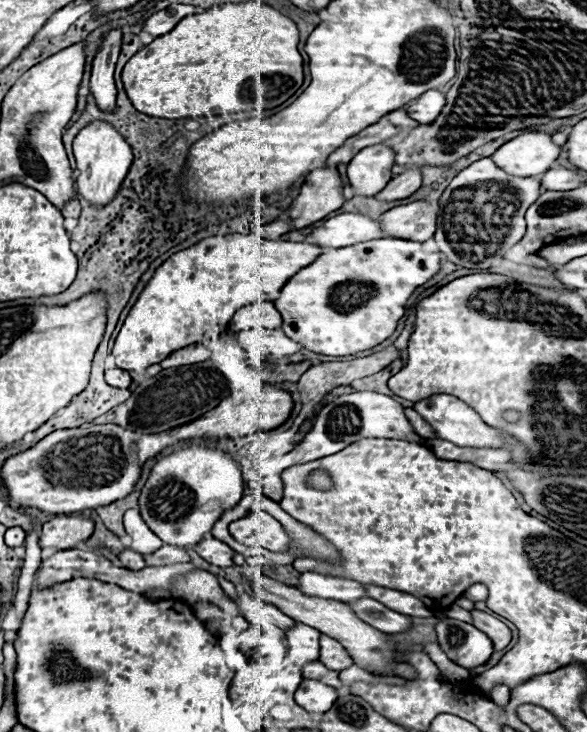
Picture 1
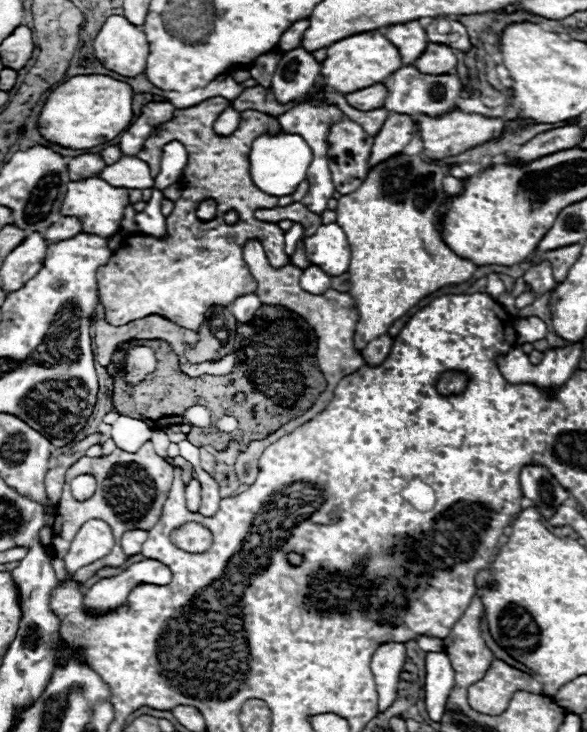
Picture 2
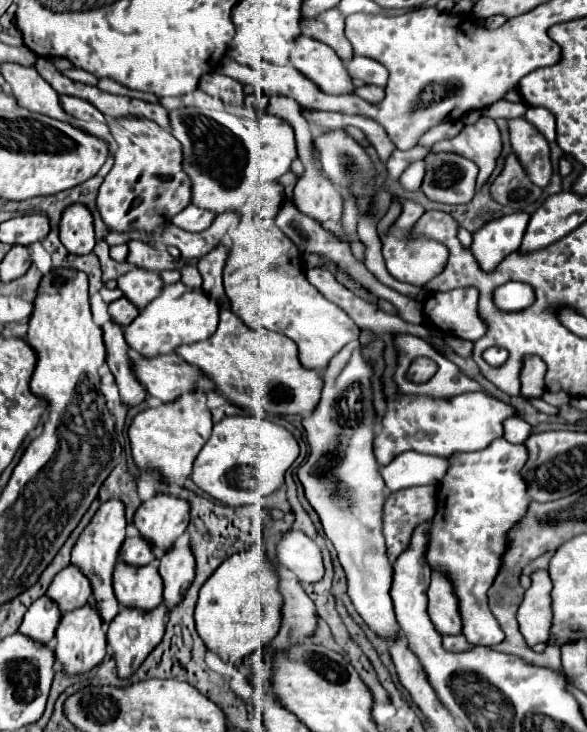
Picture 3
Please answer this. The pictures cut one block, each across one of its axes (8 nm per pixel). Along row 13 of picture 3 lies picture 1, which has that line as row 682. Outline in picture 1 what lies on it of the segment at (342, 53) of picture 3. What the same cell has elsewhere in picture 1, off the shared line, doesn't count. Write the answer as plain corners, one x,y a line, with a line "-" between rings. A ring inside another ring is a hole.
320,660
316,662
308,662
304,668
302,668
302,676
304,678
312,678
312,680
322,680
322,682
328,682
330,686
336,686
340,688
340,680
338,680
338,674
334,670
328,670

